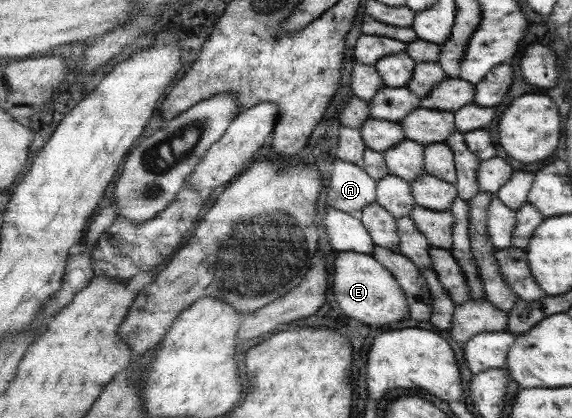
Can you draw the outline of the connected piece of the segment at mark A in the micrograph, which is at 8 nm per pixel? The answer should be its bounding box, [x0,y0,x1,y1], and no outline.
[326,159,376,215]

